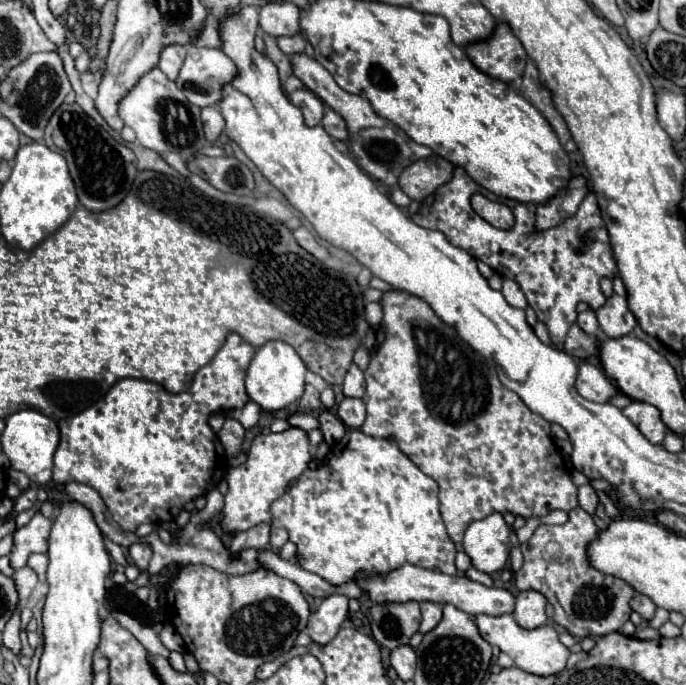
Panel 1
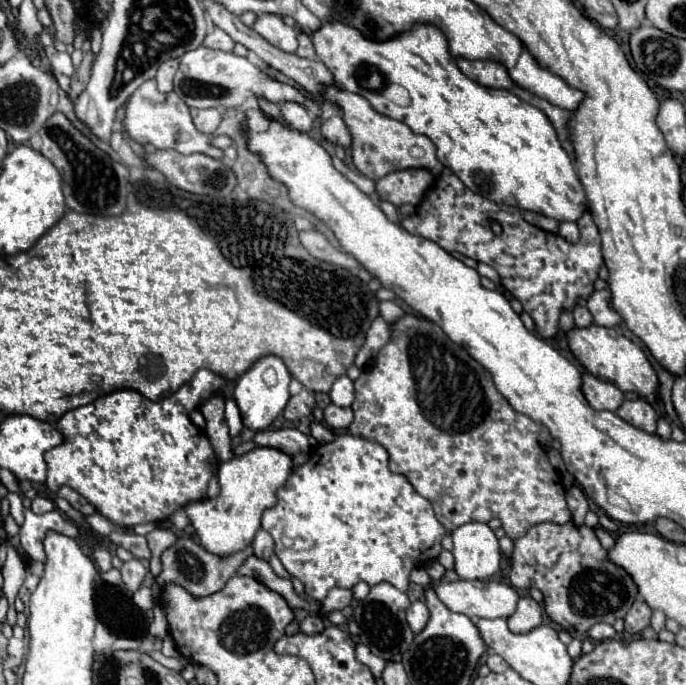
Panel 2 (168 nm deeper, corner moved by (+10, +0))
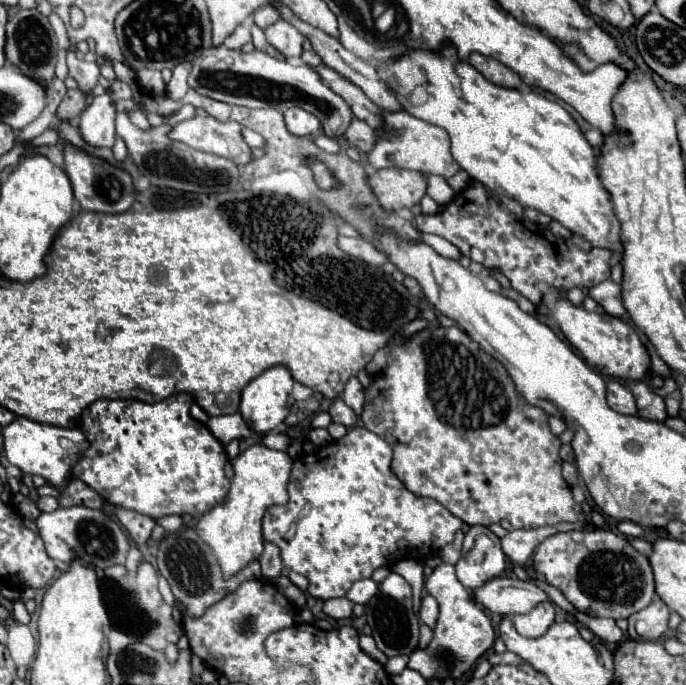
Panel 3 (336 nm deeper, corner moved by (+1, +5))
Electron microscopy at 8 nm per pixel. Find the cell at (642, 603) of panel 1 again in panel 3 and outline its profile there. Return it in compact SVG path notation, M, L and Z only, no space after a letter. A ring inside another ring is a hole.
M655 597L649 607L629 617L629 637L637 641L657 641L669 631L669 607Z

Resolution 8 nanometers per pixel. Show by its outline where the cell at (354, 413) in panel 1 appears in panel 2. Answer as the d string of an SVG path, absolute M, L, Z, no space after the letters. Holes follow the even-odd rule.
M330 404L324 410L324 422L334 430L346 430L352 420L354 420L352 408L338 408L336 404Z

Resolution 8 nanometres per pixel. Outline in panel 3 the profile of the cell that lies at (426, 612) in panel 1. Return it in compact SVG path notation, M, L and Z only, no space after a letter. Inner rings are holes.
M425 595L421 599L421 621L429 627L435 627L435 621L437 621L437 615L439 615L439 607L437 607L437 601L431 597L431 595Z

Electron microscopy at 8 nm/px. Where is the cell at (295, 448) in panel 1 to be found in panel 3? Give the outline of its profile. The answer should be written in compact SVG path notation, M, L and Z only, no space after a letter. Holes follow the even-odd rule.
M265 445L249 447L247 451L243 451L231 463L233 463L235 475L231 479L231 489L229 489L227 497L223 499L223 503L219 503L219 507L213 507L205 515L201 515L201 519L197 521L197 527L195 527L197 535L215 553L215 557L219 561L219 567L221 567L221 573L223 573L225 579L229 579L231 575L235 575L237 571L247 567L251 561L261 557L261 551L263 551L263 535L261 535L263 513L271 505L285 505L287 503L287 499L289 499L287 497L287 483L289 483L289 475L291 475L291 457L285 451L275 451L275 449L269 449Z

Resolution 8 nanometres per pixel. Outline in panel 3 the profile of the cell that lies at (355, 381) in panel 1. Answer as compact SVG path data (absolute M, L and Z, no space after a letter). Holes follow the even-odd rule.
M351 377L349 383L345 385L343 401L345 401L345 403L347 403L357 415L361 415L361 411L363 411L363 403L365 403L365 397L363 397L363 387L361 387L361 383L357 381L357 377Z

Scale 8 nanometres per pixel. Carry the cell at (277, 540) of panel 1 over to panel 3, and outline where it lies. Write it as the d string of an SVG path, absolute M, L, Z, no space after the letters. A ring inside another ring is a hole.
M265 543L265 551L263 551L259 563L261 563L261 571L263 571L265 579L279 577L281 569L283 569L283 563L279 557L279 547L273 543Z

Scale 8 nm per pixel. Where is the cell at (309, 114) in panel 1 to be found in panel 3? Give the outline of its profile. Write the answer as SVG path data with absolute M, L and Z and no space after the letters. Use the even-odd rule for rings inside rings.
M293 107L293 109L287 109L285 113L285 125L287 125L287 131L291 131L291 135L297 135L297 137L309 137L313 135L321 123L315 115L299 109L299 107Z

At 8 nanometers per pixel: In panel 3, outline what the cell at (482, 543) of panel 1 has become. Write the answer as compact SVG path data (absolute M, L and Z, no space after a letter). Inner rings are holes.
M473 525L465 533L463 553L455 565L457 579L471 591L479 589L493 577L499 577L505 569L505 553L499 537L487 527Z

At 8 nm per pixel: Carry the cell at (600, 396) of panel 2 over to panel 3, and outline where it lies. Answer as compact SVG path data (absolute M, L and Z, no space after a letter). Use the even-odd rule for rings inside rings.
M619 381L607 383L607 403L609 403L611 409L615 409L615 411L619 411L623 415L637 415L635 397Z

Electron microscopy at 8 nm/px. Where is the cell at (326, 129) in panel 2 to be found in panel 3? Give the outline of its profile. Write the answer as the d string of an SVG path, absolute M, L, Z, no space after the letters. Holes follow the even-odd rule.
M353 119L345 137L363 153L369 153L375 147L377 141L377 133L375 129L371 129L367 123L363 123L361 119Z

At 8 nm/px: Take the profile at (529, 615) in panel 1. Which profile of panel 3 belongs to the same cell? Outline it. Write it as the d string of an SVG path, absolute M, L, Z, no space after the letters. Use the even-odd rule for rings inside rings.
M551 601L539 603L533 611L513 617L515 629L521 635L531 637L531 639L537 639L539 635L545 635L547 629L553 625L553 621L555 621L555 609L553 609Z

